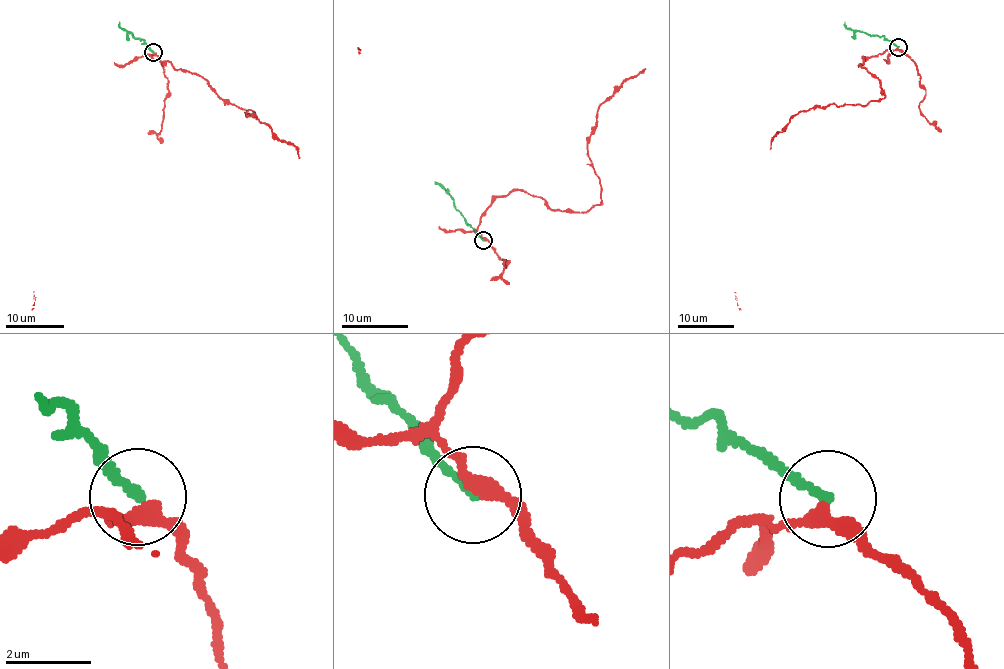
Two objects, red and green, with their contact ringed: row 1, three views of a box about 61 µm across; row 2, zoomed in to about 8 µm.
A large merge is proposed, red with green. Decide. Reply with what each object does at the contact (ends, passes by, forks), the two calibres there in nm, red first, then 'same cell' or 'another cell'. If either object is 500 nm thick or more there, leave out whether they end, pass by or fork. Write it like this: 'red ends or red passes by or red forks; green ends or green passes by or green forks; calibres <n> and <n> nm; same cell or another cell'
red passes by; green ends; calibres 320 and 220 nm; another cell

